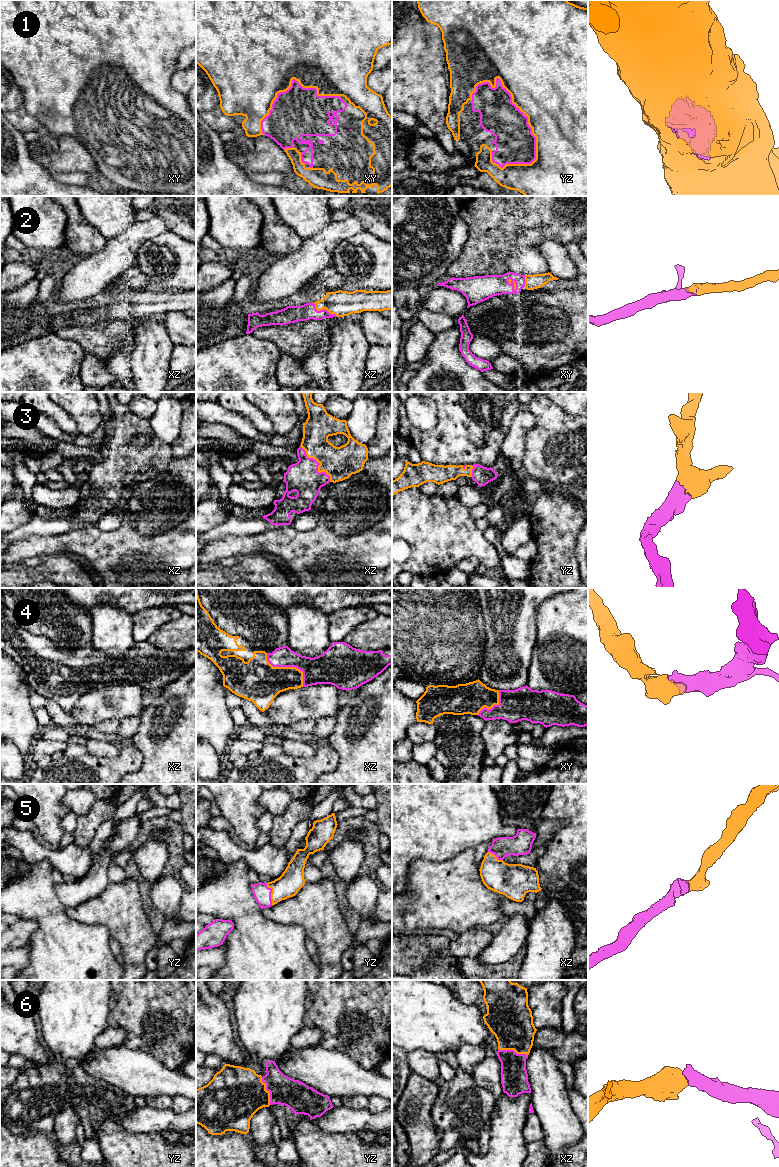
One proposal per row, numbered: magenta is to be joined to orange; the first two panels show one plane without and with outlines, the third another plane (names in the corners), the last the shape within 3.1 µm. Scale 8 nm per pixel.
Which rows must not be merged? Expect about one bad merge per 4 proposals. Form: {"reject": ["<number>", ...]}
{"reject": []}

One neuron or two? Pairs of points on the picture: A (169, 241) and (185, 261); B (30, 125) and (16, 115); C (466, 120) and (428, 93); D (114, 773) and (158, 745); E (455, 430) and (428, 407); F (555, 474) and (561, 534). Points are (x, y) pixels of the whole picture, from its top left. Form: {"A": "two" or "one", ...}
{"A": "one", "B": "one", "C": "two", "D": "two", "E": "two", "F": "two"}

